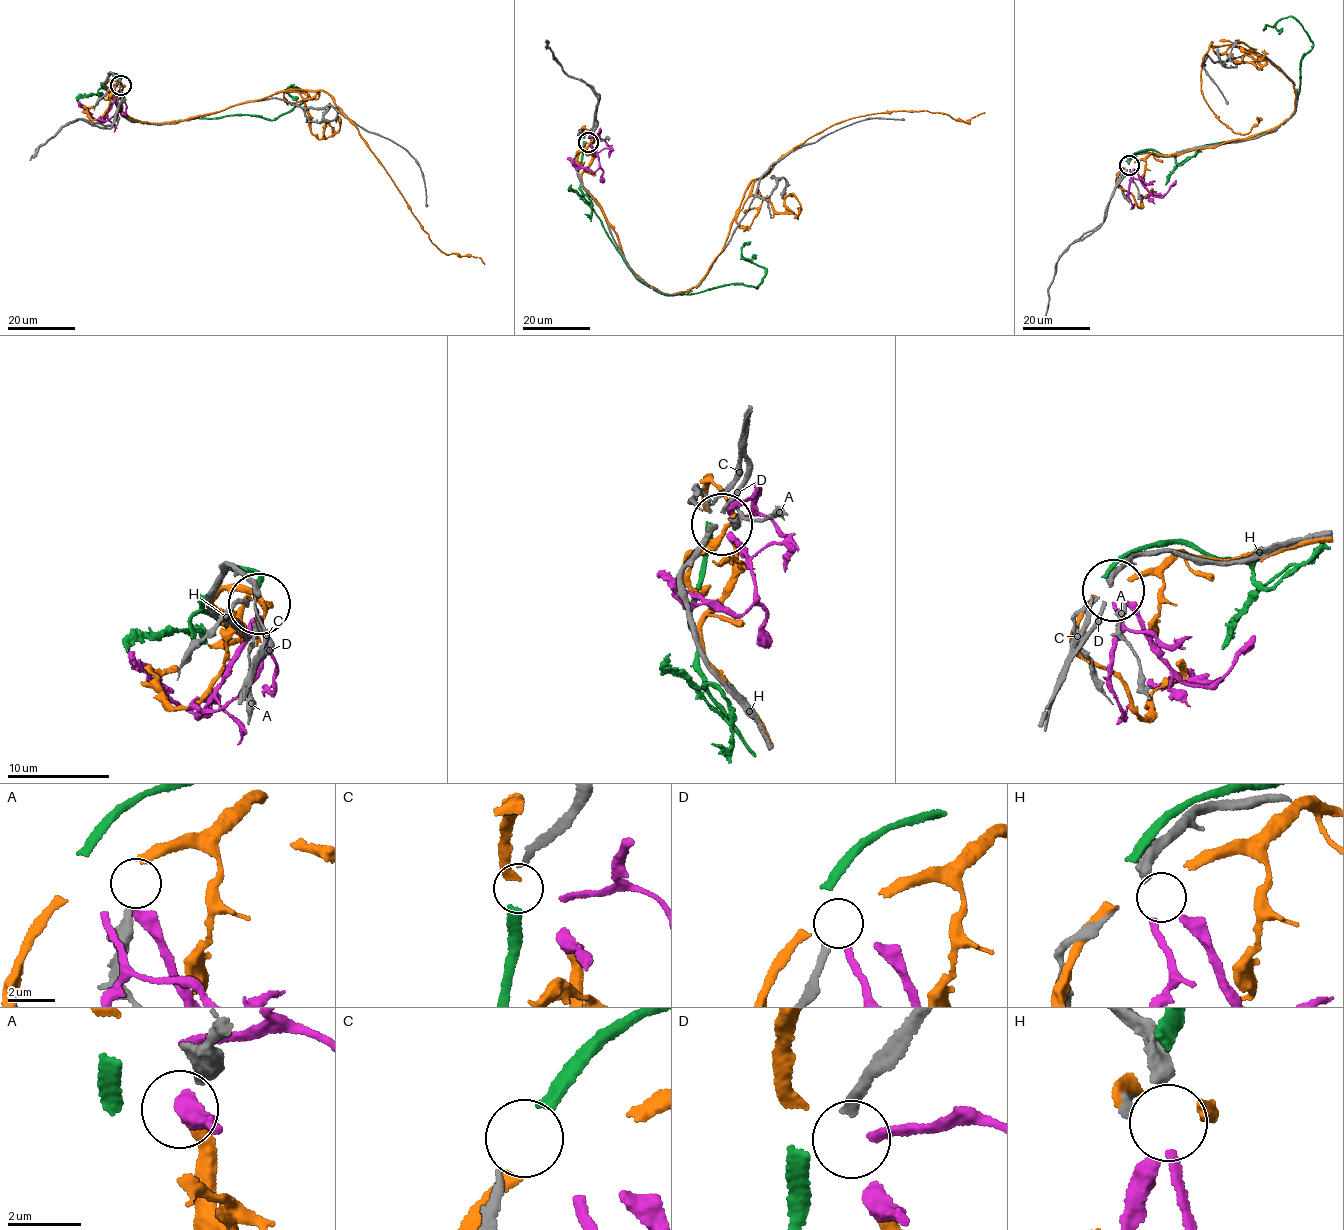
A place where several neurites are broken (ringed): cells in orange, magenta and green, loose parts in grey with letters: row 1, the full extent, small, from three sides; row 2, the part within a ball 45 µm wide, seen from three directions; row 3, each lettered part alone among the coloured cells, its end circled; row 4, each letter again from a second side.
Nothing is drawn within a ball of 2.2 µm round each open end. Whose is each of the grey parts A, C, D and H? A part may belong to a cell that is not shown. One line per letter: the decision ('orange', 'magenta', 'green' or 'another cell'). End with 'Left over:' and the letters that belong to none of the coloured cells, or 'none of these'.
A: orange
C: green
D: another cell
H: magenta
Left over: D

